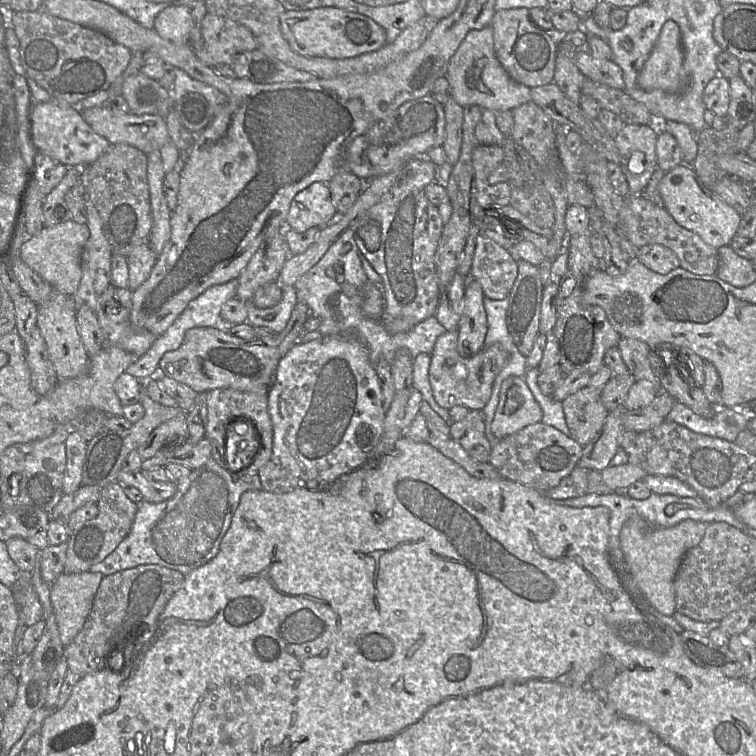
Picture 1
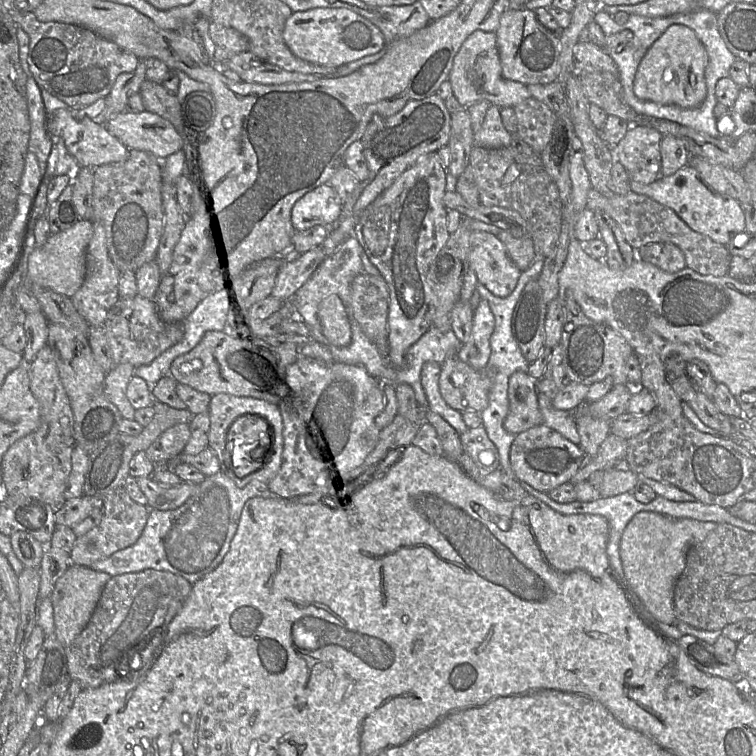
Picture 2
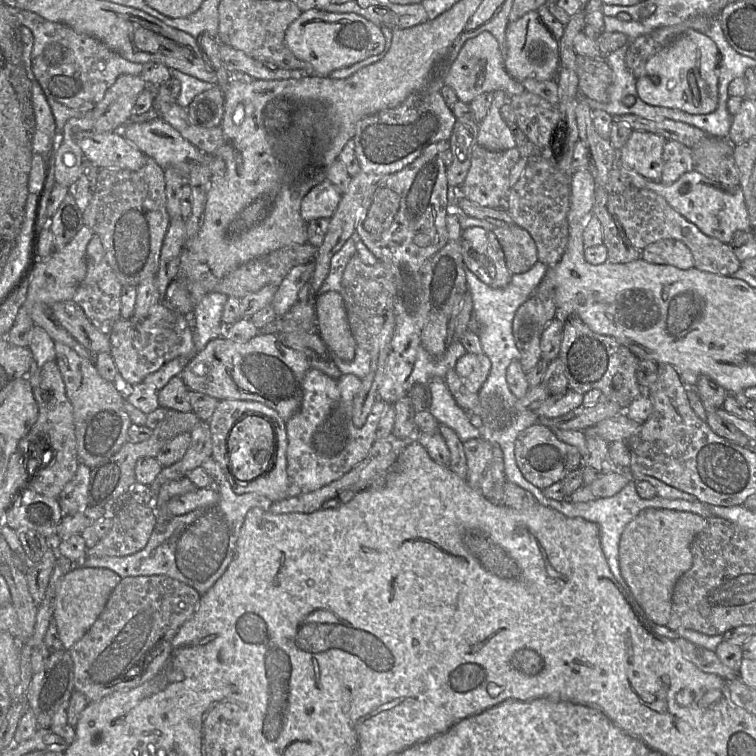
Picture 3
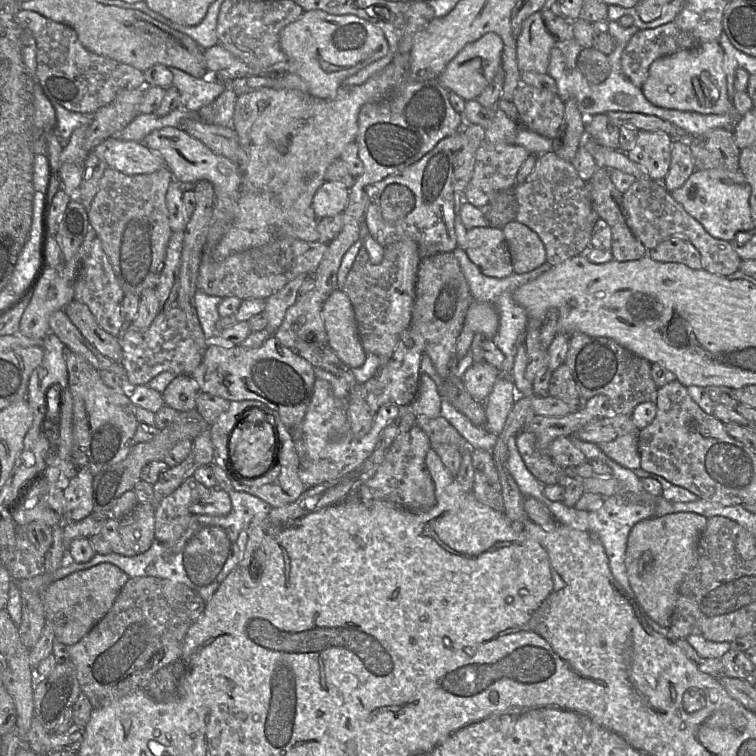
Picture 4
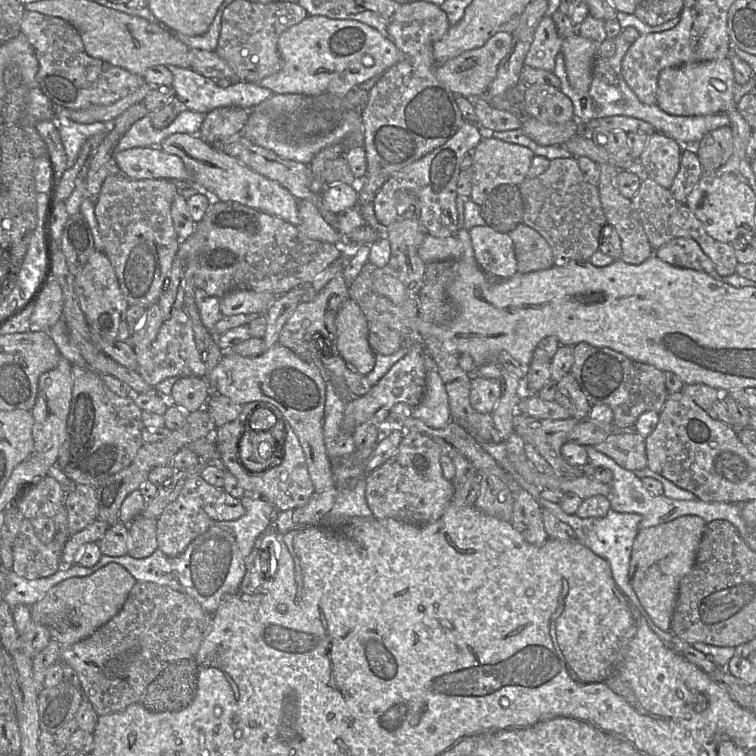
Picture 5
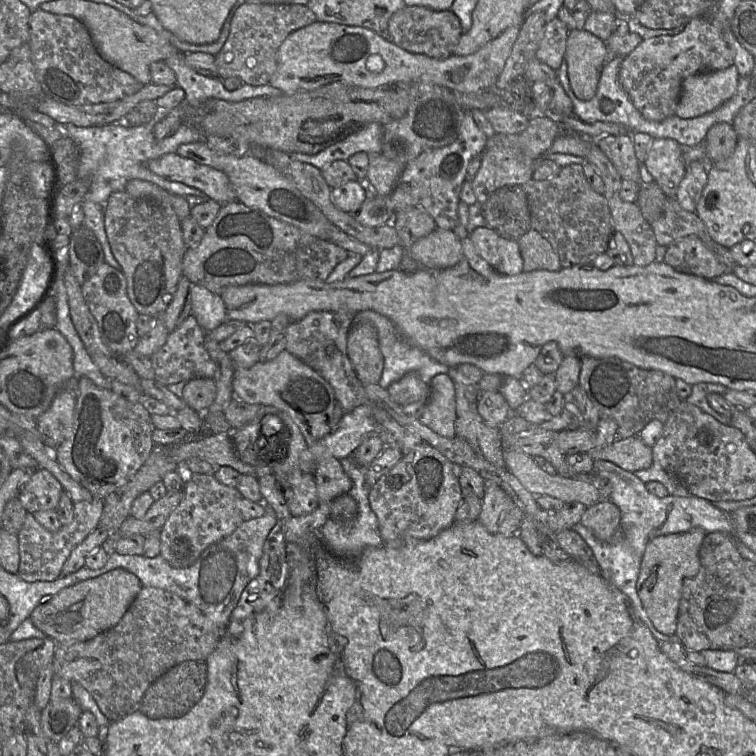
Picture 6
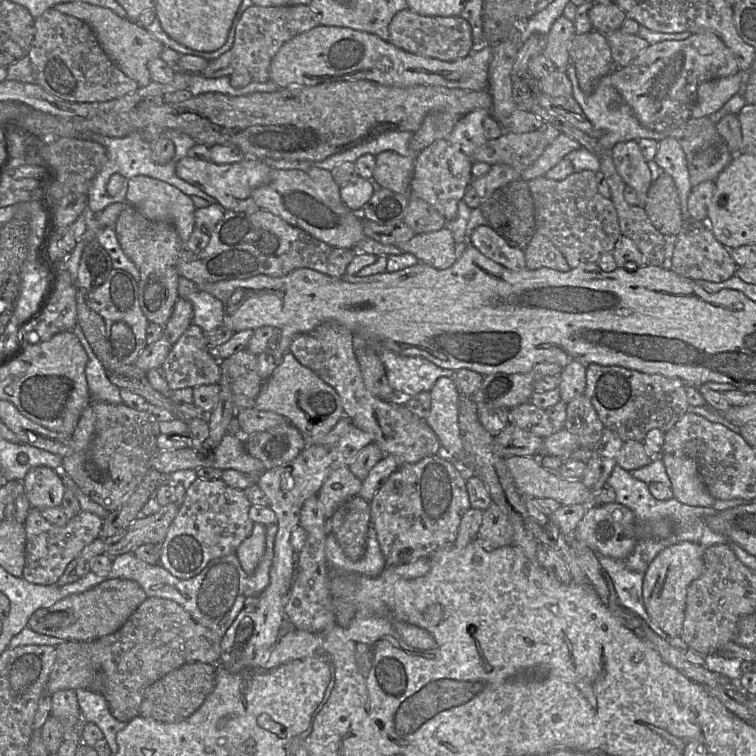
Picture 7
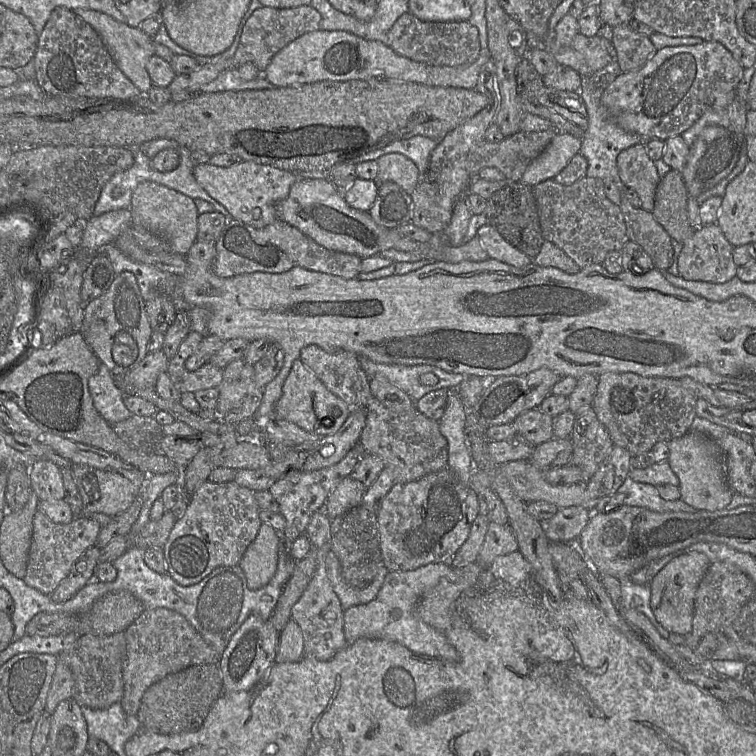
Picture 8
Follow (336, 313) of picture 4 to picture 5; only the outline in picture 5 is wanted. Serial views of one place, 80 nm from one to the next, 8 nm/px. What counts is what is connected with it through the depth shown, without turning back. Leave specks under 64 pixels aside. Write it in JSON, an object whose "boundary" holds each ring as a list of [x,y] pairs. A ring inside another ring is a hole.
{"boundary":[[[348,298],[337,312],[337,349],[341,357],[366,376],[375,365],[376,354],[368,342],[367,320],[358,304]]]}

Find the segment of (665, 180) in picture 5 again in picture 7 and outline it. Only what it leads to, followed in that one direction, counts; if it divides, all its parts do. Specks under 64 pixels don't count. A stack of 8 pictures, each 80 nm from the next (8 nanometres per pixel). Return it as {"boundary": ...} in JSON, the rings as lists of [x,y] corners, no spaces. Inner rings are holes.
{"boundary":[[[668,137],[659,141],[657,153],[653,161],[670,175],[676,185],[682,212],[687,215],[687,201],[693,188],[687,167],[687,160],[680,141]]]}

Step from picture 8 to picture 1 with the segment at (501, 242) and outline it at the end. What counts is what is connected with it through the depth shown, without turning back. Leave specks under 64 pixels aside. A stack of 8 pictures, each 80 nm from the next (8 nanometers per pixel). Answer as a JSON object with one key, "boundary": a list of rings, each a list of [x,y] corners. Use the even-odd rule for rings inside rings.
{"boundary":[[[479,234],[476,238],[471,275],[482,286],[484,295],[503,300],[518,276],[518,261],[494,240]]]}

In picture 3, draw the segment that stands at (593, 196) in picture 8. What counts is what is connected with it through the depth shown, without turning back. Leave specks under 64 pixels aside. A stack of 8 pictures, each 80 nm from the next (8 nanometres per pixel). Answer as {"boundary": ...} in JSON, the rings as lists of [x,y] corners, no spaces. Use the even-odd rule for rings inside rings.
{"boundary":[[[544,157],[529,159],[519,181],[510,190],[508,212],[515,224],[530,233],[536,243],[539,260],[548,266],[558,264],[567,249],[570,197],[571,176]]]}

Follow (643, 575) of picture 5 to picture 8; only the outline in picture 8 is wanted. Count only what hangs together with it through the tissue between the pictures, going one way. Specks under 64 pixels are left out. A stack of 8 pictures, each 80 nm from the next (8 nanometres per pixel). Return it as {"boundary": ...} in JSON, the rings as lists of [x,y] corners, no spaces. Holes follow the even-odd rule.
{"boundary":[[[680,552],[651,580],[650,607],[656,620],[670,633],[685,636],[692,631],[694,600],[697,587],[707,572],[709,558],[700,552]]]}

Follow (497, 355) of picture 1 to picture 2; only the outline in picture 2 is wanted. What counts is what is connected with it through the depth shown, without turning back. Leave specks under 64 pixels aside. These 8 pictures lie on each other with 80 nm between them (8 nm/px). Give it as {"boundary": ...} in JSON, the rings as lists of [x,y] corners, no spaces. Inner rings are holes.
{"boundary":[[[451,355],[441,365],[439,389],[445,402],[453,409],[466,408],[481,412],[488,404],[491,378],[486,369],[477,370]]]}

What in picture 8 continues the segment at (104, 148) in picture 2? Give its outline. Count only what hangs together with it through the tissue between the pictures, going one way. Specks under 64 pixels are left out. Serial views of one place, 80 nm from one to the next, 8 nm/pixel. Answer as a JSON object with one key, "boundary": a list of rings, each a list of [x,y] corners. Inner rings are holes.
{"boundary":[[[246,160],[229,167],[215,166],[208,162],[198,164],[193,167],[193,176],[233,219],[255,228],[263,228],[278,220],[276,204],[288,196],[292,185],[301,178],[290,171]]]}

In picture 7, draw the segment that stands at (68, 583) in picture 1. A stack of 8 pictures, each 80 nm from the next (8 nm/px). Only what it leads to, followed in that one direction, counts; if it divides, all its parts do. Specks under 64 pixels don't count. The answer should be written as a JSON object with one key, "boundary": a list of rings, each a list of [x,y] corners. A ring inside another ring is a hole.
{"boundary":[[[122,578],[106,579],[95,587],[65,597],[52,606],[37,609],[28,620],[28,627],[39,634],[65,641],[99,639],[120,629],[147,598],[141,586]]]}

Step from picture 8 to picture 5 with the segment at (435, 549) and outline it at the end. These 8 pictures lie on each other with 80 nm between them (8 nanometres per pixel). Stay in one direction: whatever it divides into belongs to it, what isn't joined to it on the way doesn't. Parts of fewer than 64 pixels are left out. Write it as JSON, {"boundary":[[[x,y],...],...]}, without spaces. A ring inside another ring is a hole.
{"boundary":[[[405,431],[397,452],[375,471],[367,474],[365,497],[377,519],[392,518],[415,525],[433,523],[453,502],[456,486],[445,479],[440,463],[443,449],[430,437]]]}

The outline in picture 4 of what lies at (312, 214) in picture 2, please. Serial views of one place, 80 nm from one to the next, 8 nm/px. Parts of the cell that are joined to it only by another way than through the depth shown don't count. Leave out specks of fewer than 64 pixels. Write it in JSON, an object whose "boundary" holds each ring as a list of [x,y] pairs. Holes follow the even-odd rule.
{"boundary":[[[325,181],[316,191],[312,209],[318,219],[342,213],[349,201],[350,189],[342,182]]]}

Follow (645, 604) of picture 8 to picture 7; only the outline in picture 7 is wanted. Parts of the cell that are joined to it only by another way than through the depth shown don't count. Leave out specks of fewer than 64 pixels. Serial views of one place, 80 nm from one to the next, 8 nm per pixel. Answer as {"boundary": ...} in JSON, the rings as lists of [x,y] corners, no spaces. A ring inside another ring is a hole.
{"boundary":[[[598,555],[598,559],[610,575],[620,603],[642,619],[649,616],[642,595],[644,573],[629,569],[625,560],[603,555]]]}

